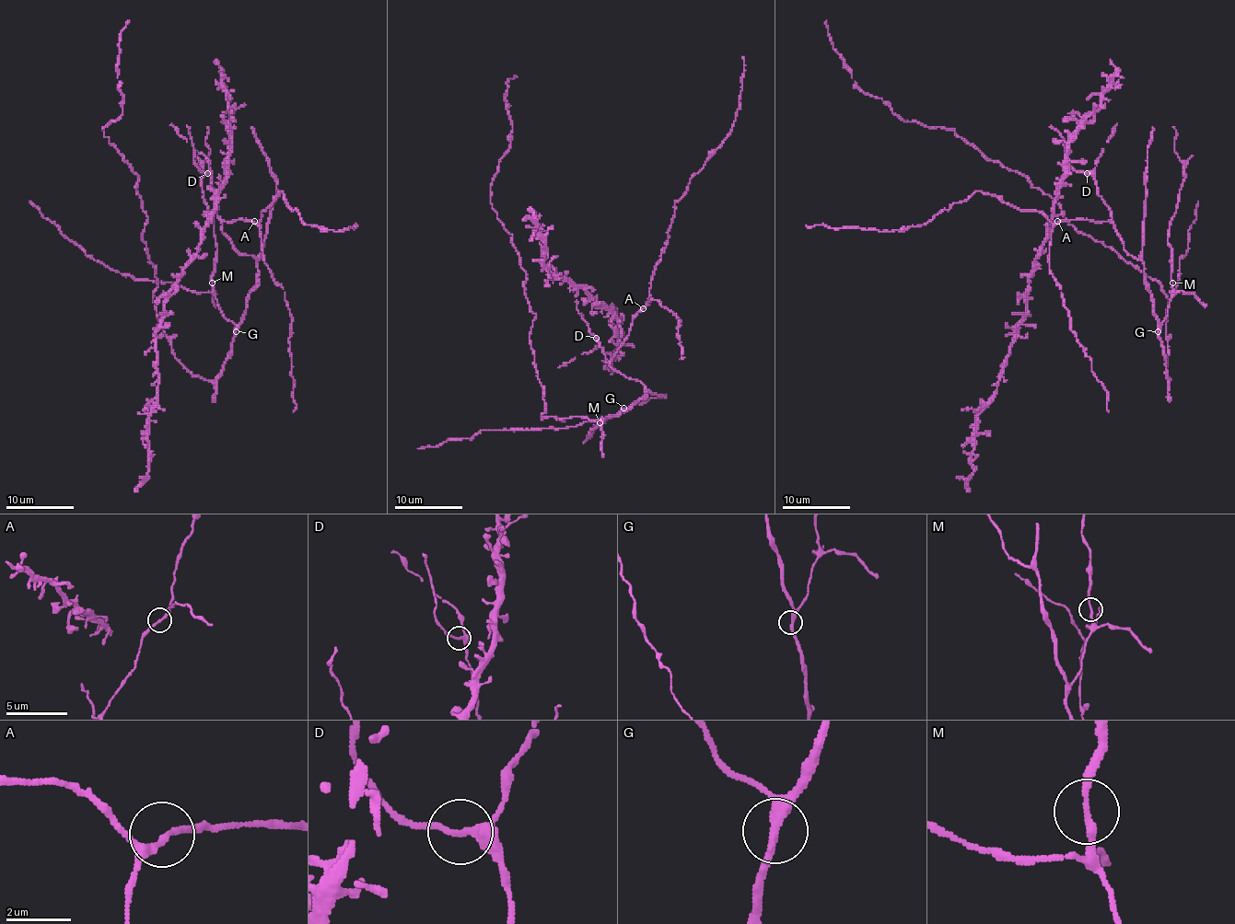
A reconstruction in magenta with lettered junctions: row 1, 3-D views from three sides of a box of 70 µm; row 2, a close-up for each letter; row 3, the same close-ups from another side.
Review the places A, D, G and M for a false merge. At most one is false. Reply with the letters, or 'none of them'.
none of them

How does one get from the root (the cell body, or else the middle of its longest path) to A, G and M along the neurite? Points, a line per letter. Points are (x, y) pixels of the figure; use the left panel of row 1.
A: (230, 356), (236, 326), (256, 283), (258, 260), (234, 247), (222, 223), (254, 221)
G: (230, 356), (236, 331)
M: (230, 356), (236, 326), (224, 316), (214, 294), (212, 282)

